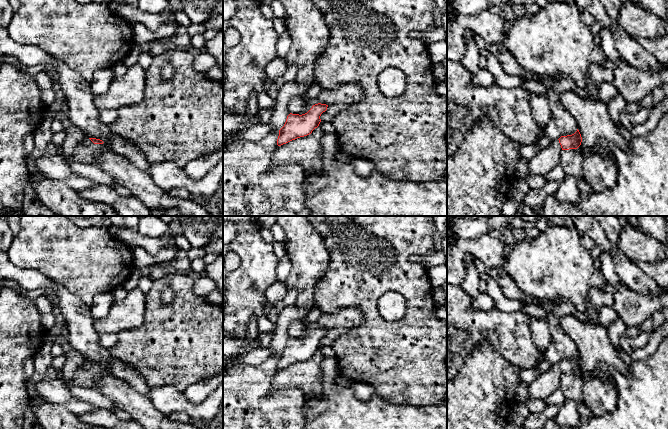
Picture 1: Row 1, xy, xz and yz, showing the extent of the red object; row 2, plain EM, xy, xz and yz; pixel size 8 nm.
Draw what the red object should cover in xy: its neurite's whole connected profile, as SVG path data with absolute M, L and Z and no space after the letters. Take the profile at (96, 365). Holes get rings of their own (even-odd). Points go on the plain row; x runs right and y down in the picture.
M86 361L77 369L73 384L82 388L94 388L96 380L104 374L110 374L107 367L100 363Z

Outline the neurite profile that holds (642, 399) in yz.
M668 336L650 357L632 361L628 366L627 375L617 373L613 383L618 391L616 409L605 416L580 418L579 429L668 429Z

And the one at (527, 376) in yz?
M537 368L523 369L520 373L520 382L530 384L539 376L539 374Z

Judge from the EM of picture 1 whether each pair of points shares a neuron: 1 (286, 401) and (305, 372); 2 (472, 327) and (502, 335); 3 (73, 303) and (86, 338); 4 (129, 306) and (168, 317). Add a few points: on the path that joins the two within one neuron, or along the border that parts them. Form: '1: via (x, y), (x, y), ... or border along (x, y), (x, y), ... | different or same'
1: border along (275, 374), (273, 389), (297, 388), (306, 398) | different
2: via (479, 327), (495, 328) | same
3: via (75, 312), (80, 320), (80, 329) | same
4: border along (145, 294), (144, 321), (139, 326), (130, 329) | different

